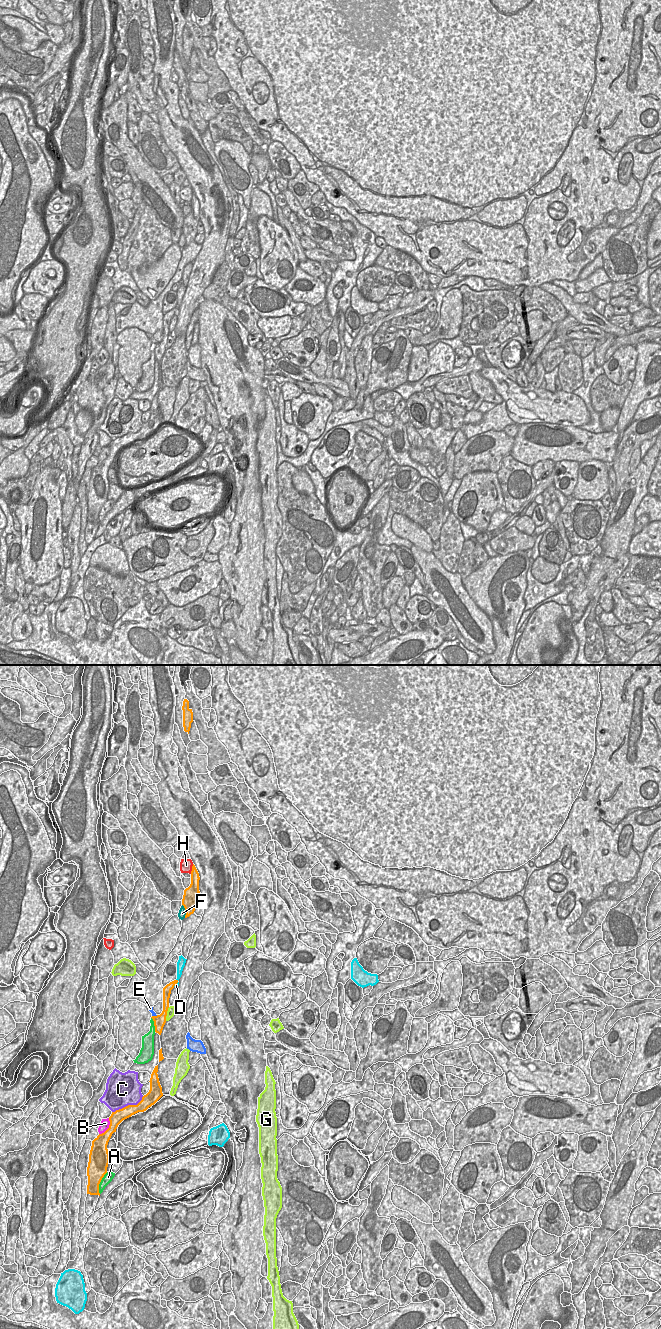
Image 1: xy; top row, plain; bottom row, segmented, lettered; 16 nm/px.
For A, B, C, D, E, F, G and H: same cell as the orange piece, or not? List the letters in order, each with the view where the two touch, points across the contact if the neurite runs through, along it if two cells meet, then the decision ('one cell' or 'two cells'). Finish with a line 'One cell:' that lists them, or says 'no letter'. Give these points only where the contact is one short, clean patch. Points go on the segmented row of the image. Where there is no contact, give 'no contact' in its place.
A: xy | two cells
B: xy | two cells
C: xy | two cells
D: xy | along xy (178, 982), (173, 986) | two cells
E: xy | along xy (157, 1015), (152, 1016) | two cells
F: xy | two cells
G: xy | along xy (169, 1007), (165, 1020) | two cells
H: xy | along xy (193, 864), (190, 873) | two cells
One cell: no letter

